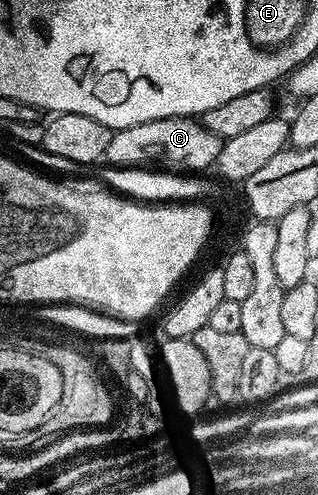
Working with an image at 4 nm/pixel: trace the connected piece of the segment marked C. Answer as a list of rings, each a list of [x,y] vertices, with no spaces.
[[[179,111],[176,114],[159,115],[158,117],[146,118],[142,121],[134,121],[125,127],[115,128],[109,134],[106,145],[102,152],[104,163],[113,168],[147,168],[149,165],[166,165],[162,163],[181,163],[181,168],[208,167],[219,160],[224,148],[225,136],[217,129],[205,122],[203,114],[194,111]]]

